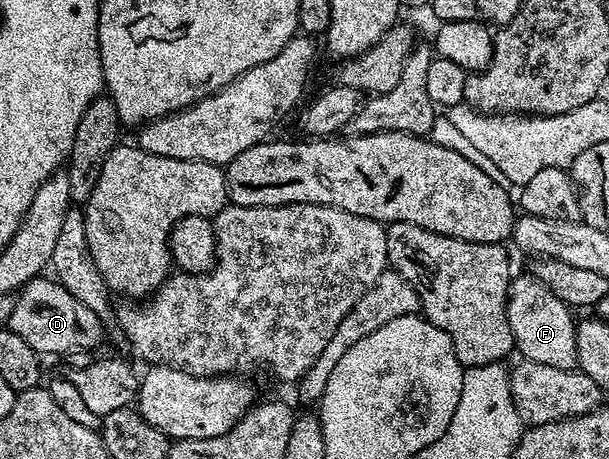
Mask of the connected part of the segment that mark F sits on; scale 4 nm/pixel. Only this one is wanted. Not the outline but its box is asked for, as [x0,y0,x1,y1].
[507,276,577,370]

